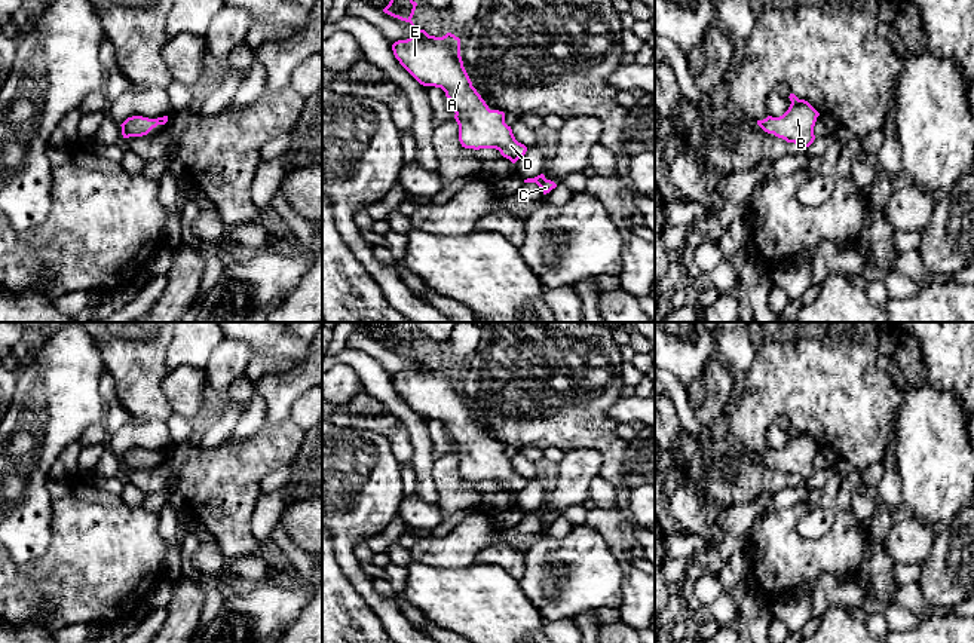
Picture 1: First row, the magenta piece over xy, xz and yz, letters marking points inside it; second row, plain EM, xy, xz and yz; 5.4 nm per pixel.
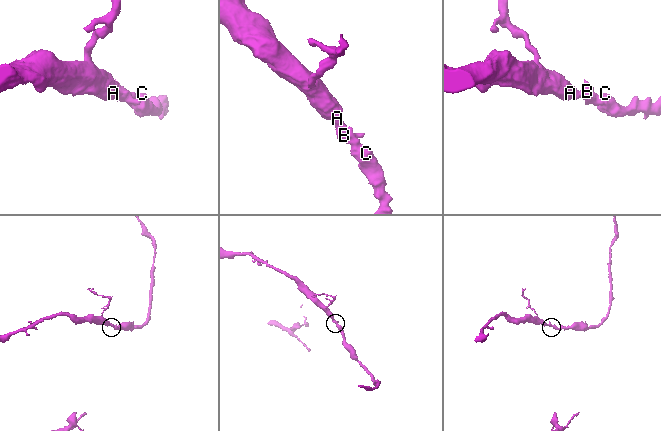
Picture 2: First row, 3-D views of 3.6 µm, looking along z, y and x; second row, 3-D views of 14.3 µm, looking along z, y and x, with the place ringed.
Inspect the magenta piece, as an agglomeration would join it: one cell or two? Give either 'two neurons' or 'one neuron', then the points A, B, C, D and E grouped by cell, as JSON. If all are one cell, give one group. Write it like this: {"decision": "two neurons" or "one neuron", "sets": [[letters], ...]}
{"decision": "one neuron", "sets": [["A", "B", "C", "D", "E"]]}

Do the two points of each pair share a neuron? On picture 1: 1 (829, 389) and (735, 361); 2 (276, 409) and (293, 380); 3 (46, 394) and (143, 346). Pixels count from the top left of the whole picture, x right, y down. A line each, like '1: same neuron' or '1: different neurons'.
1: different neurons
2: same neuron
3: different neurons

